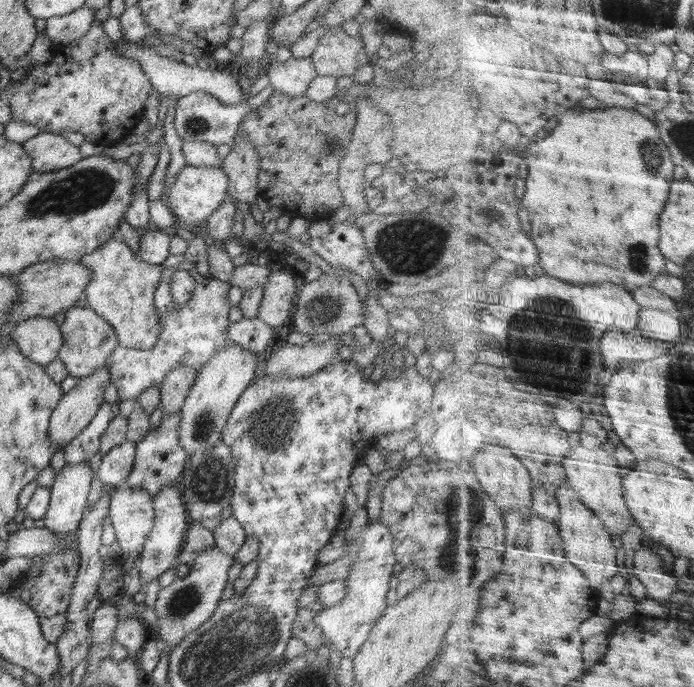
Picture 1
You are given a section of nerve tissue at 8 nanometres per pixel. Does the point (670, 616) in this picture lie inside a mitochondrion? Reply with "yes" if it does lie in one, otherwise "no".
no

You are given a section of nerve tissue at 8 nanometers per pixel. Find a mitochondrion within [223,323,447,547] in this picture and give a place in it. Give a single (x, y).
(269, 429)

